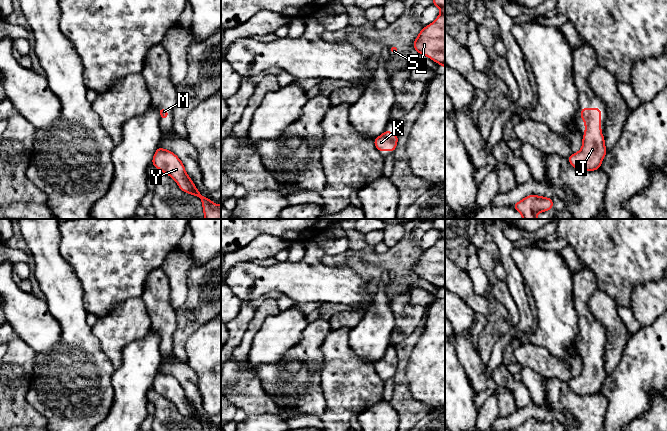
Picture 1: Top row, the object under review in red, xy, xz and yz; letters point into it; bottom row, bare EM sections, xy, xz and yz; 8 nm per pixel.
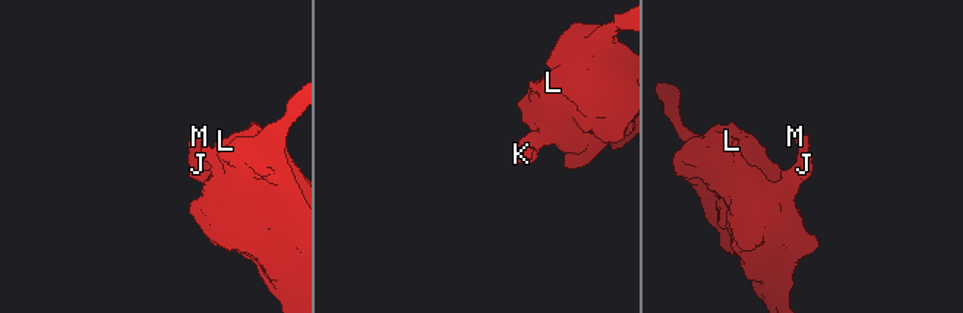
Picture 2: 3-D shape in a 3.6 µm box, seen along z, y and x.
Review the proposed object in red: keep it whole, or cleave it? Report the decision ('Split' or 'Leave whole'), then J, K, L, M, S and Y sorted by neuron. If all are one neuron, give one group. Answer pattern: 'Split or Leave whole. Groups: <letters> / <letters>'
Leave whole. Groups: J K L M S Y

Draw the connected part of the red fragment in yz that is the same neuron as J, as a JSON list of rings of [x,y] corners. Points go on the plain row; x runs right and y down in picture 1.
[[[582,332],[581,343],[585,345],[585,358],[579,376],[568,381],[569,387],[578,395],[593,395],[600,393],[607,374],[604,360],[601,357],[601,333]]]

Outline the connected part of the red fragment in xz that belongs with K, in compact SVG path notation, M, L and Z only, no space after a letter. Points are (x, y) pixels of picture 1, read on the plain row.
M385 355L382 359L374 363L374 368L378 375L394 376L397 366L398 359L394 359L392 355Z

